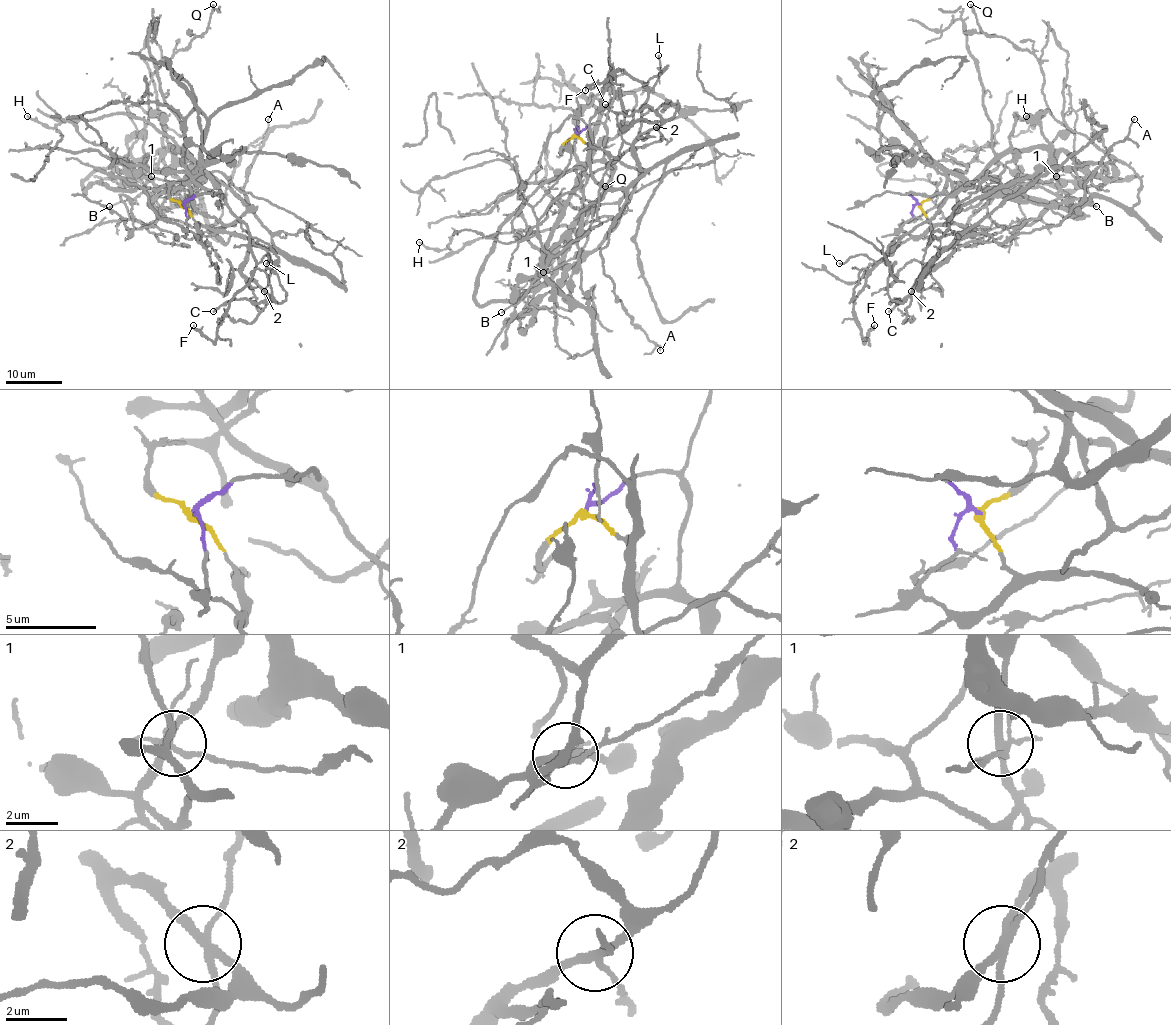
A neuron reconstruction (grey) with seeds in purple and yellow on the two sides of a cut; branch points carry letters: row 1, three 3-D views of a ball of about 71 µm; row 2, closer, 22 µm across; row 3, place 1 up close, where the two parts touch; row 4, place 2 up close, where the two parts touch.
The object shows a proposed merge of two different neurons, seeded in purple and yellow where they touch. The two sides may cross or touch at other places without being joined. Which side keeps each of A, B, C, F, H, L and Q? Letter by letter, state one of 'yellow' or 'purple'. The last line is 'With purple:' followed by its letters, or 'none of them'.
A: yellow
B: purple
C: yellow
F: purple
H: purple
L: purple
Q: purple
With purple: B, F, H, L, Q

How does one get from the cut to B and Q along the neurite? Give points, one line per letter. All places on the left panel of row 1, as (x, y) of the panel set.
B: (183, 205), (197, 193), (218, 193), (218, 186), (186, 154), (169, 148), (144, 191), (134, 199), (110, 206)
Q: (183, 205), (218, 186), (184, 153), (134, 158), (131, 146), (153, 74), (201, 36), (213, 5)

